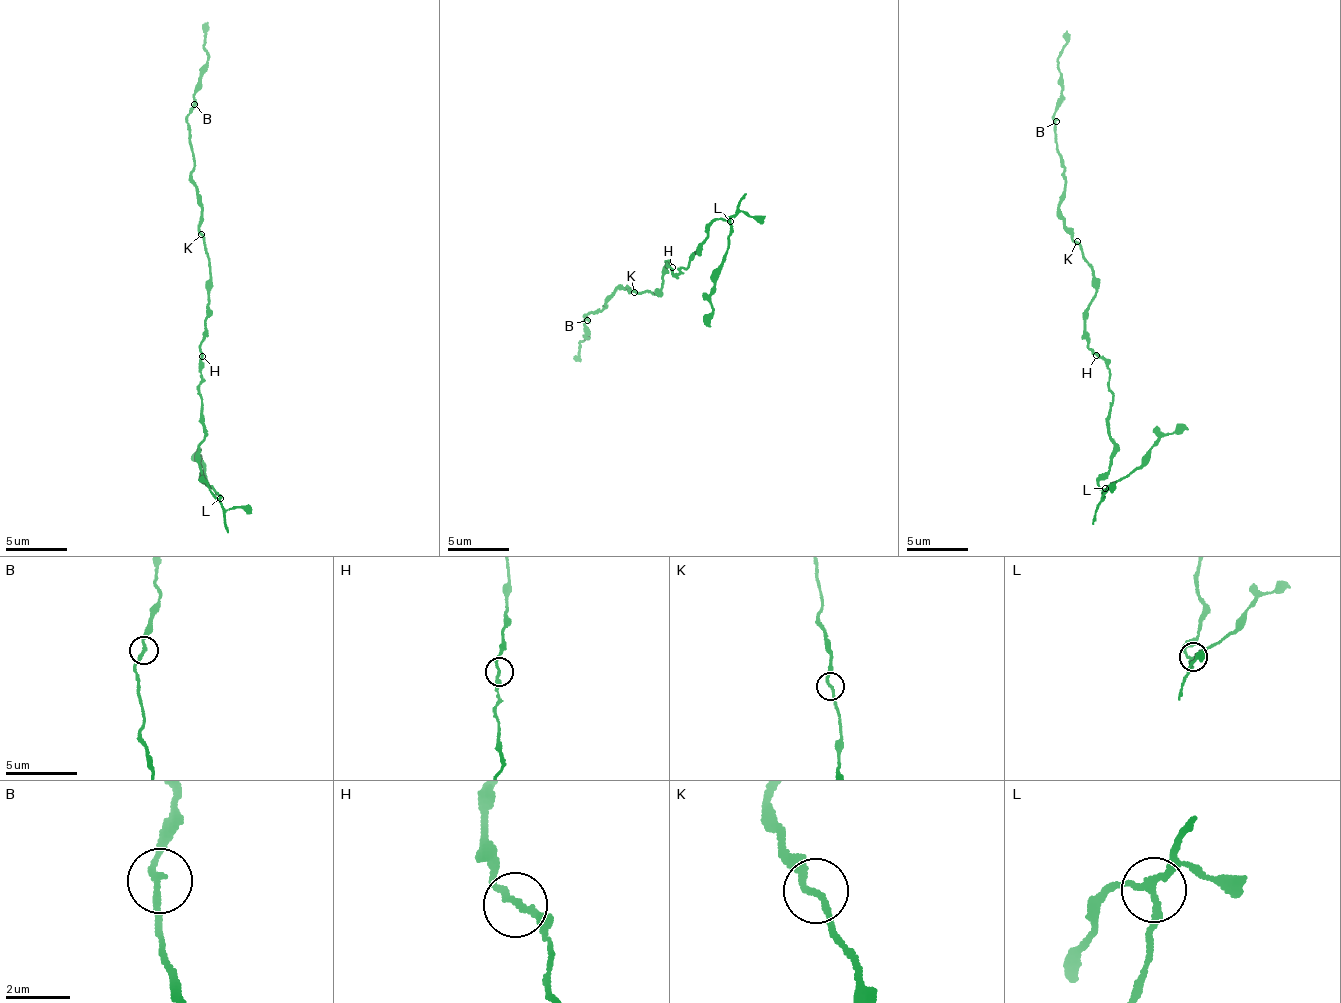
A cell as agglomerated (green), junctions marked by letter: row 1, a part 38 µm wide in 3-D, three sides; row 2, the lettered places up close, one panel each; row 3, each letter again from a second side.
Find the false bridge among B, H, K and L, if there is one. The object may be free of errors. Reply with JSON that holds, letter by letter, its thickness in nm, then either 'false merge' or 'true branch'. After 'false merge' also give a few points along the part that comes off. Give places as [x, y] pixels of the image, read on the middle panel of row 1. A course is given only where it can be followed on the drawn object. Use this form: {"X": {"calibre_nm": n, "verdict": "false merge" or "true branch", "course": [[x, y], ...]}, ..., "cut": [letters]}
{"B": {"calibre_nm": 190, "verdict": "true branch"}, "H": {"calibre_nm": 180, "verdict": "true branch"}, "K": {"calibre_nm": 190, "verdict": "true branch"}, "L": {"calibre_nm": 170, "verdict": "false merge", "course": [[729, 220], [725, 261], [705, 327]]}, "cut": ["L"]}

